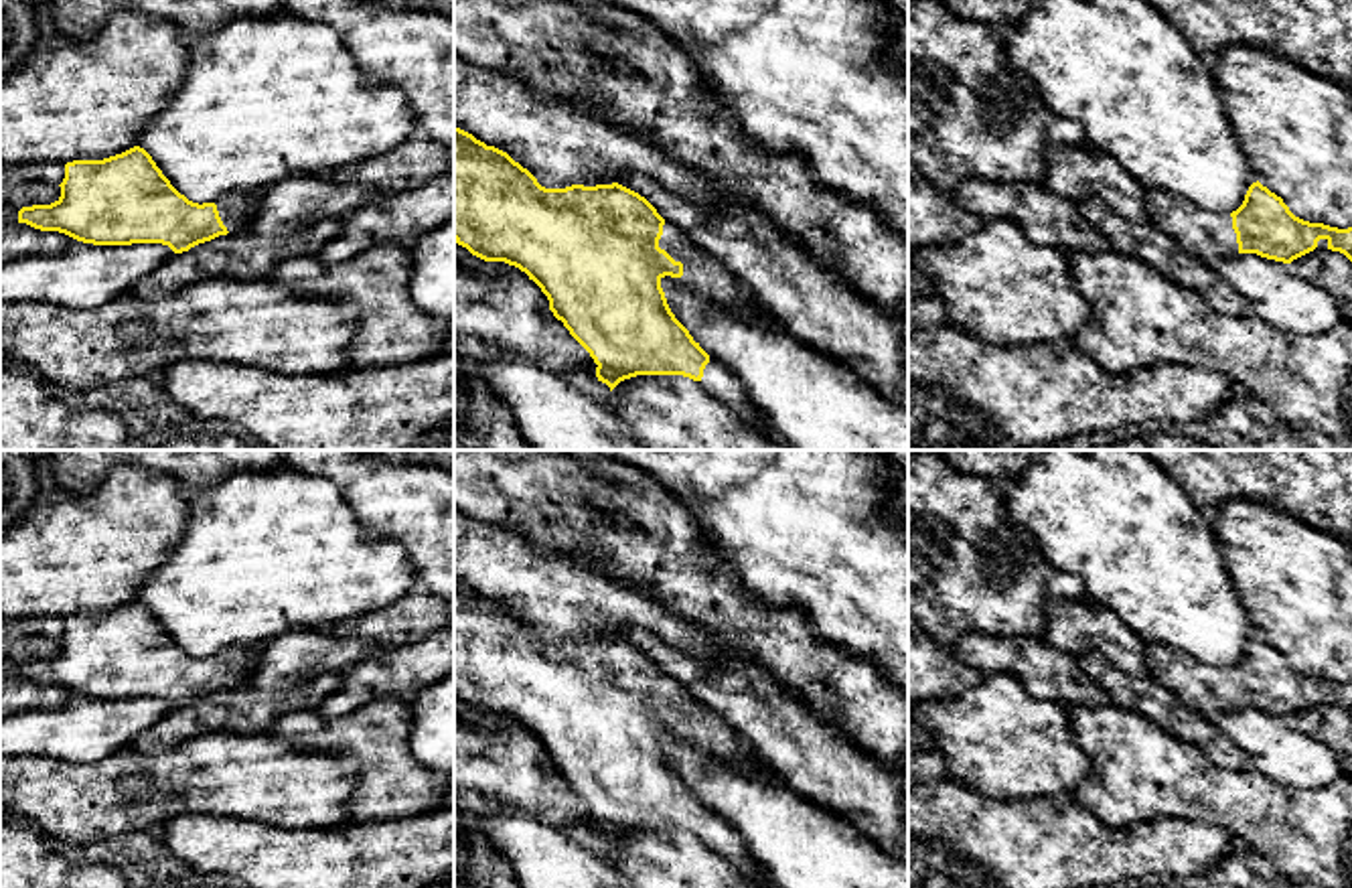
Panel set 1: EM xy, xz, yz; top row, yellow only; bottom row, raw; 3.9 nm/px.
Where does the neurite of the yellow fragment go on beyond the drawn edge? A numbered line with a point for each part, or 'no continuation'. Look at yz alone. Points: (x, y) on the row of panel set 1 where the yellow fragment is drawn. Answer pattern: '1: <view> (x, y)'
1: yz (1207, 234)

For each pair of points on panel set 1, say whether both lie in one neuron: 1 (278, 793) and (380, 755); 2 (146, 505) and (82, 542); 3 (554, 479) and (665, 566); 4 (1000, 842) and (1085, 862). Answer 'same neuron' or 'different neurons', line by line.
1: different neurons
2: same neuron
3: same neuron
4: same neuron

